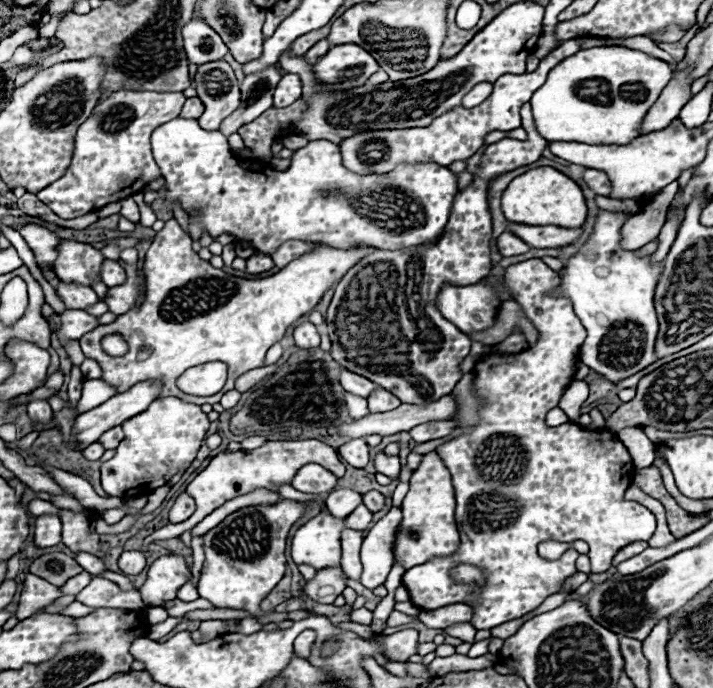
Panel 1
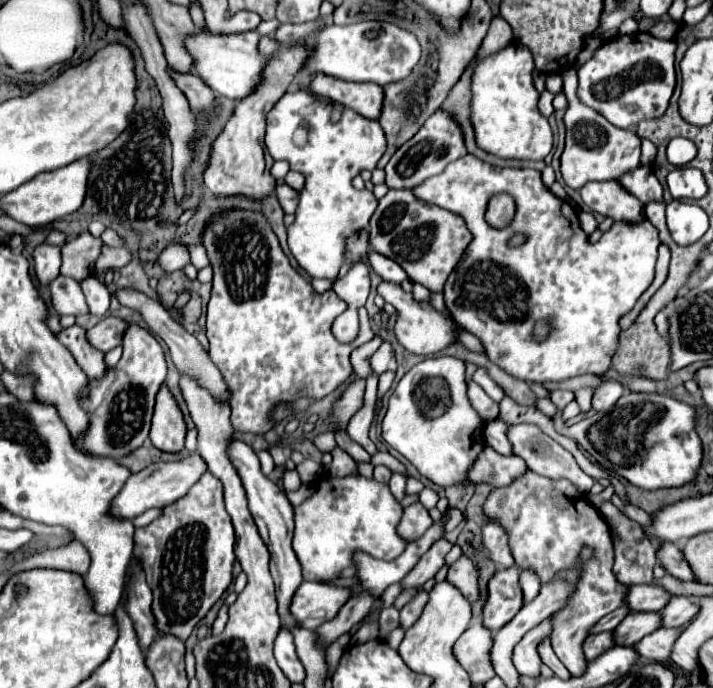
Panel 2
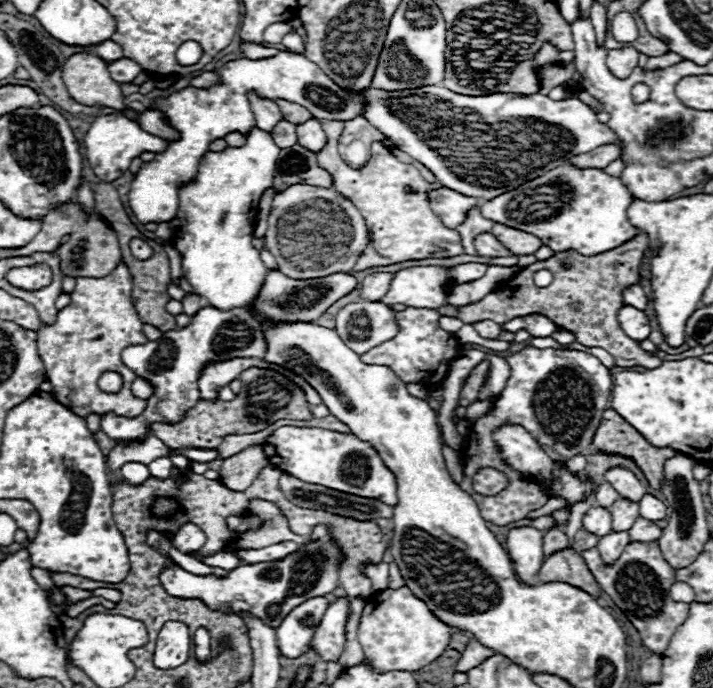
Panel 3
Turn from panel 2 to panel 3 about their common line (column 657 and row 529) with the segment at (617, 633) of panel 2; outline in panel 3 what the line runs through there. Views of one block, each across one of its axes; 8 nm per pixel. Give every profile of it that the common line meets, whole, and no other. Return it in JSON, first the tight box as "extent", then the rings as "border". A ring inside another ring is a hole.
{"extent":[610,498,638,532],"border":[[[620,498],[620,502],[614,502],[614,506],[610,506],[610,514],[612,514],[612,530],[614,532],[628,532],[638,514],[638,504],[636,502],[626,502],[624,498]]]}

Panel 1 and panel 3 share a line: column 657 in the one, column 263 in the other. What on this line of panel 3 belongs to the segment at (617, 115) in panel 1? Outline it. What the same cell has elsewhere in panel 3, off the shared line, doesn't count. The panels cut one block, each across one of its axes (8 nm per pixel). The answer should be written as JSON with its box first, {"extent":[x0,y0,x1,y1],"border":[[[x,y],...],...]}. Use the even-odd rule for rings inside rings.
{"extent":[128,50,362,222],"border":[[[280,50],[272,58],[260,58],[260,60],[232,60],[224,64],[222,68],[214,70],[218,76],[218,84],[210,88],[184,88],[168,98],[156,98],[154,110],[166,114],[166,120],[170,120],[170,126],[178,130],[178,140],[168,140],[168,148],[164,152],[158,152],[152,162],[144,162],[140,170],[134,174],[134,180],[130,184],[128,192],[128,204],[134,212],[134,216],[142,222],[170,222],[176,218],[178,212],[178,188],[194,182],[198,174],[198,164],[202,156],[210,150],[208,146],[214,140],[224,138],[230,132],[248,134],[254,126],[254,112],[250,110],[248,92],[254,90],[260,98],[266,100],[286,100],[300,106],[306,106],[310,114],[318,120],[330,120],[330,118],[342,118],[350,120],[362,114],[362,98],[342,90],[338,84],[334,84],[314,62],[310,62],[302,54]]]}

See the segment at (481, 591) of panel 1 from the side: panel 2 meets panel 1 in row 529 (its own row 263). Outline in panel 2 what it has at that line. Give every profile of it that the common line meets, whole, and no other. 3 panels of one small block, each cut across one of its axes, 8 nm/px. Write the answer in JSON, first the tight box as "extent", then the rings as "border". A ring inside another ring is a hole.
{"extent":[414,156,660,384],"border":[[[464,156],[464,158],[456,160],[456,162],[452,162],[450,166],[446,166],[446,170],[442,174],[438,174],[436,178],[428,178],[426,182],[422,182],[422,186],[416,186],[414,188],[414,194],[420,200],[426,200],[428,204],[436,204],[436,206],[442,206],[442,208],[446,208],[450,212],[456,212],[458,216],[464,218],[468,230],[472,232],[472,242],[468,246],[468,254],[462,256],[460,264],[454,268],[454,272],[446,280],[446,286],[444,286],[444,302],[446,302],[446,308],[448,308],[450,316],[454,318],[454,322],[458,326],[462,326],[466,332],[472,332],[474,336],[480,338],[486,356],[494,364],[498,364],[502,370],[506,370],[514,378],[520,378],[520,380],[526,380],[526,382],[540,382],[540,384],[544,384],[544,382],[560,382],[560,380],[566,380],[566,378],[572,378],[572,376],[580,376],[580,374],[588,374],[588,372],[590,374],[604,374],[610,368],[610,356],[614,352],[614,342],[616,342],[616,338],[620,334],[618,320],[620,320],[622,314],[626,314],[628,310],[632,310],[632,306],[636,304],[636,300],[640,298],[640,294],[650,286],[650,282],[654,278],[654,264],[656,264],[658,246],[660,246],[656,226],[652,226],[648,220],[640,220],[640,222],[632,222],[632,224],[628,224],[628,222],[614,222],[612,228],[608,232],[604,232],[598,242],[590,242],[588,234],[580,228],[578,216],[572,210],[572,206],[566,200],[556,198],[544,186],[540,172],[536,172],[536,170],[516,170],[516,168],[496,168],[496,166],[490,166],[490,164],[478,164],[478,160],[474,156]],[[500,192],[506,192],[506,194],[510,194],[514,198],[518,212],[514,216],[514,222],[508,228],[494,230],[494,228],[490,228],[486,224],[484,212],[486,212],[486,206],[488,206],[490,198],[494,194],[500,194]],[[514,234],[522,234],[524,236],[524,242],[520,246],[510,246],[510,238]],[[538,320],[548,320],[550,326],[558,326],[558,338],[536,340],[534,338],[534,326],[536,326]]]}

